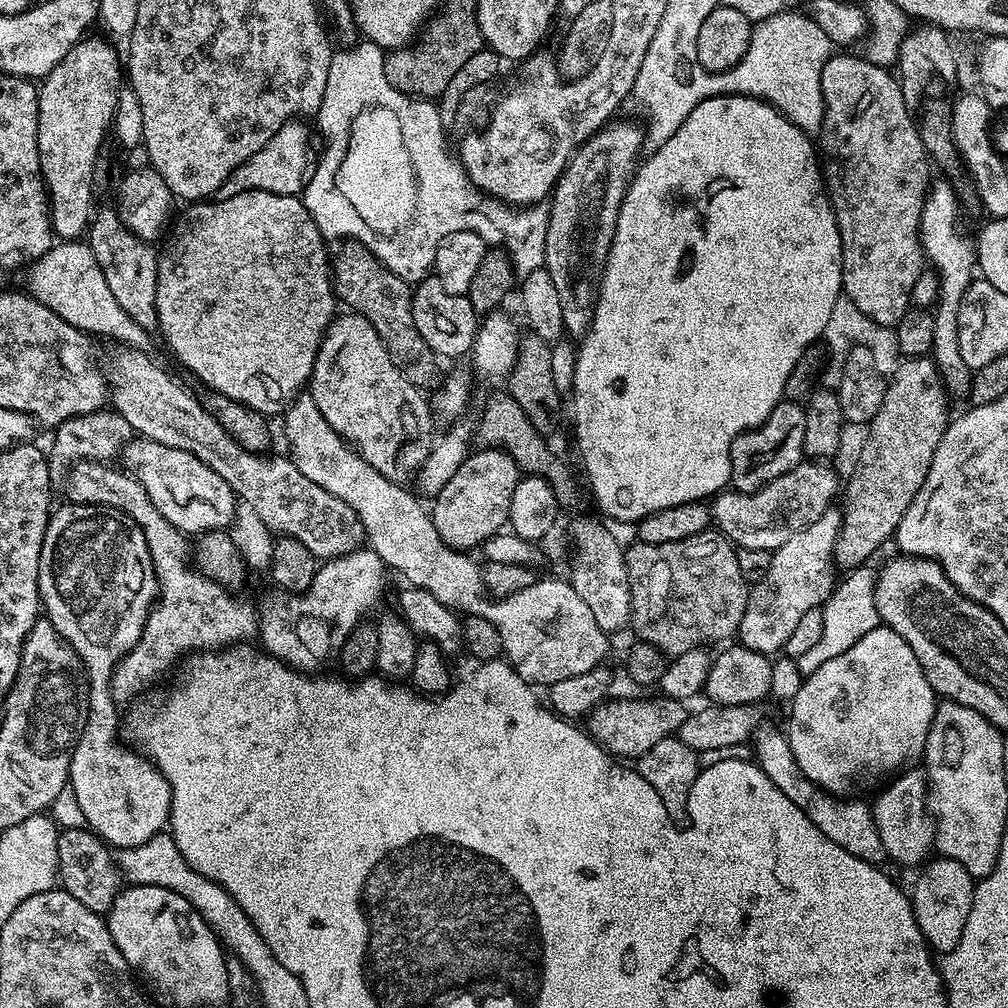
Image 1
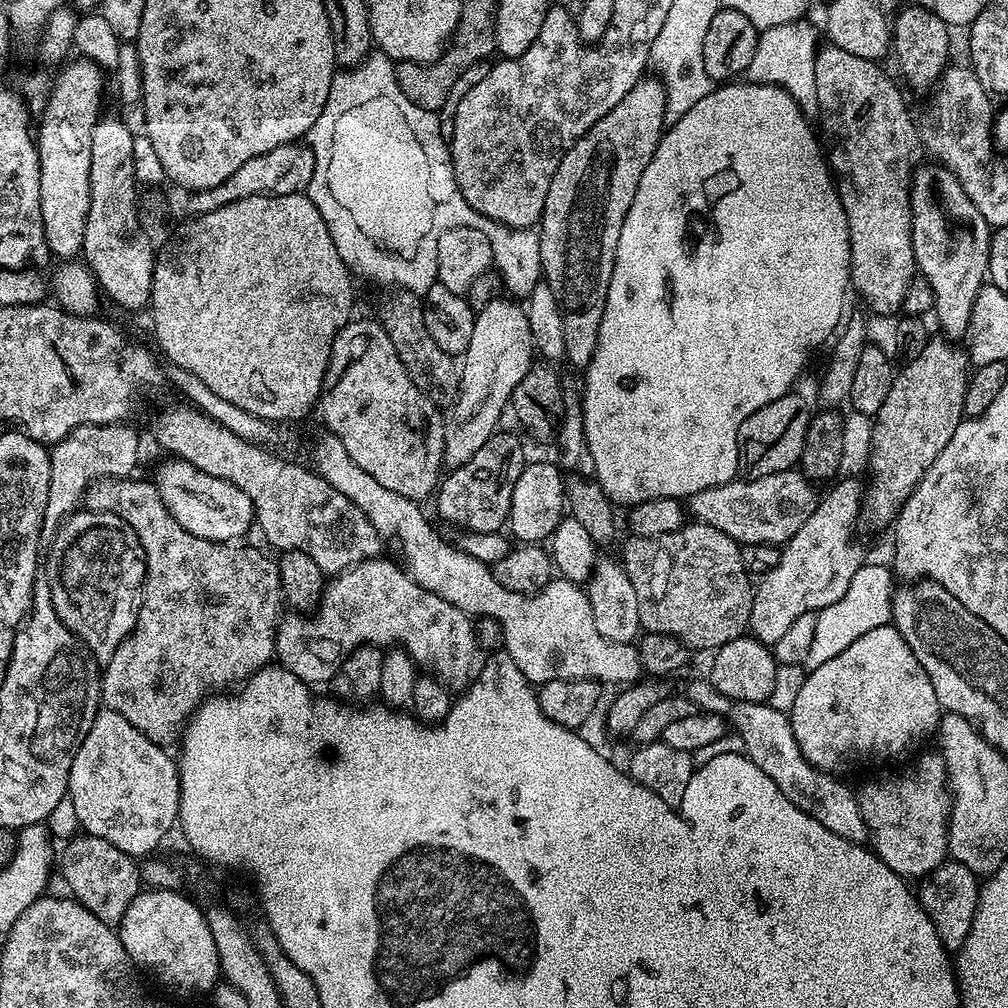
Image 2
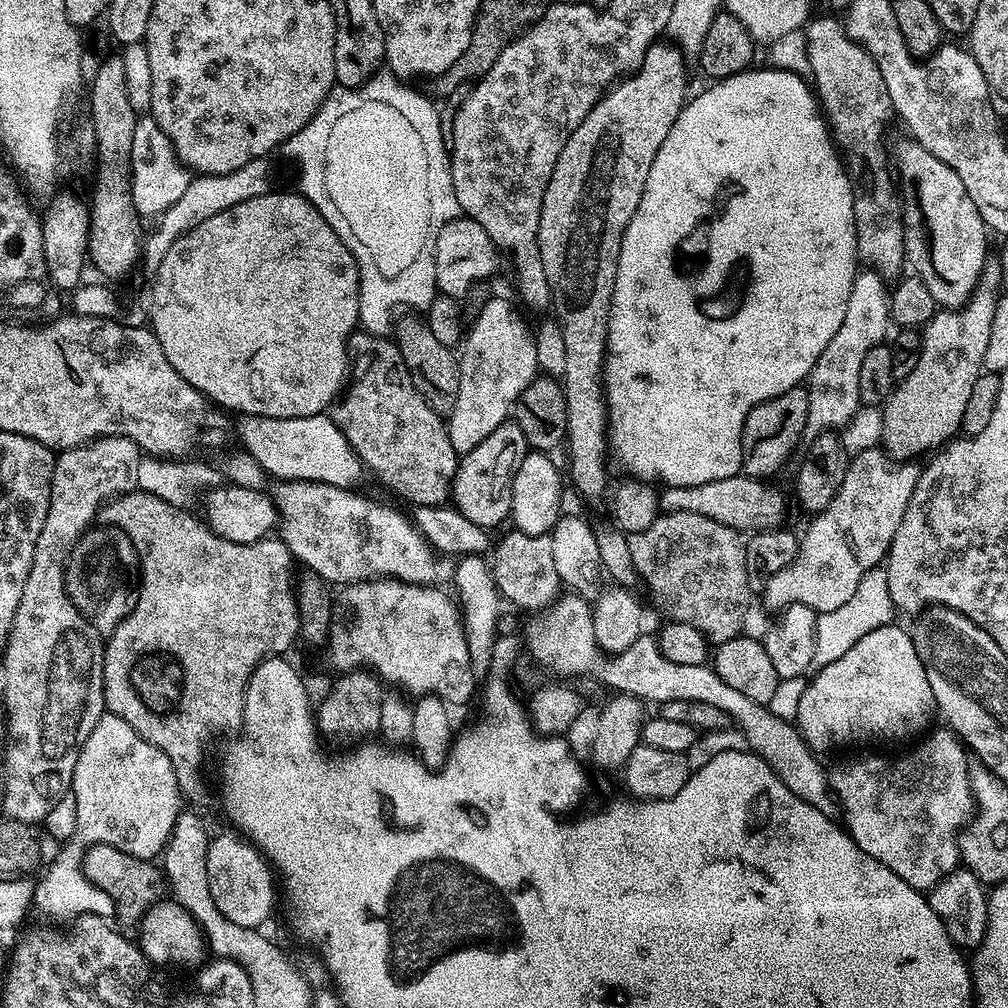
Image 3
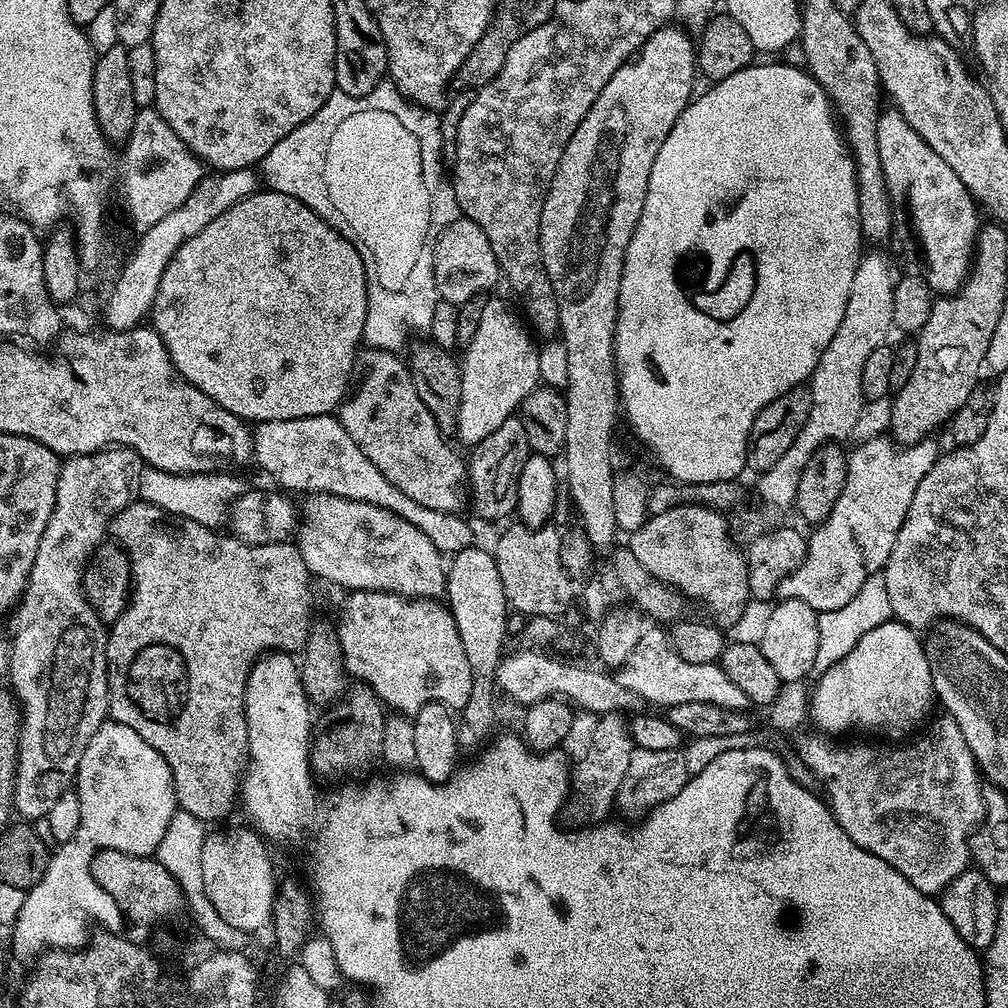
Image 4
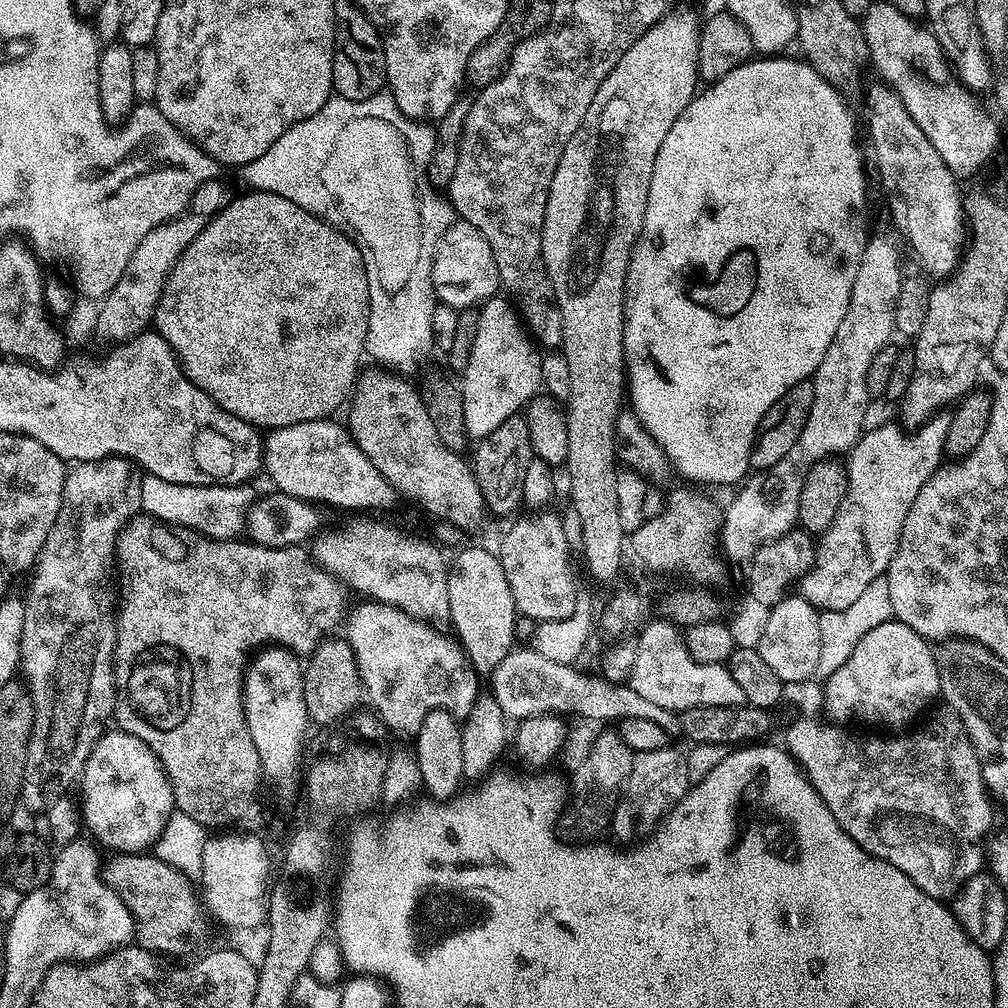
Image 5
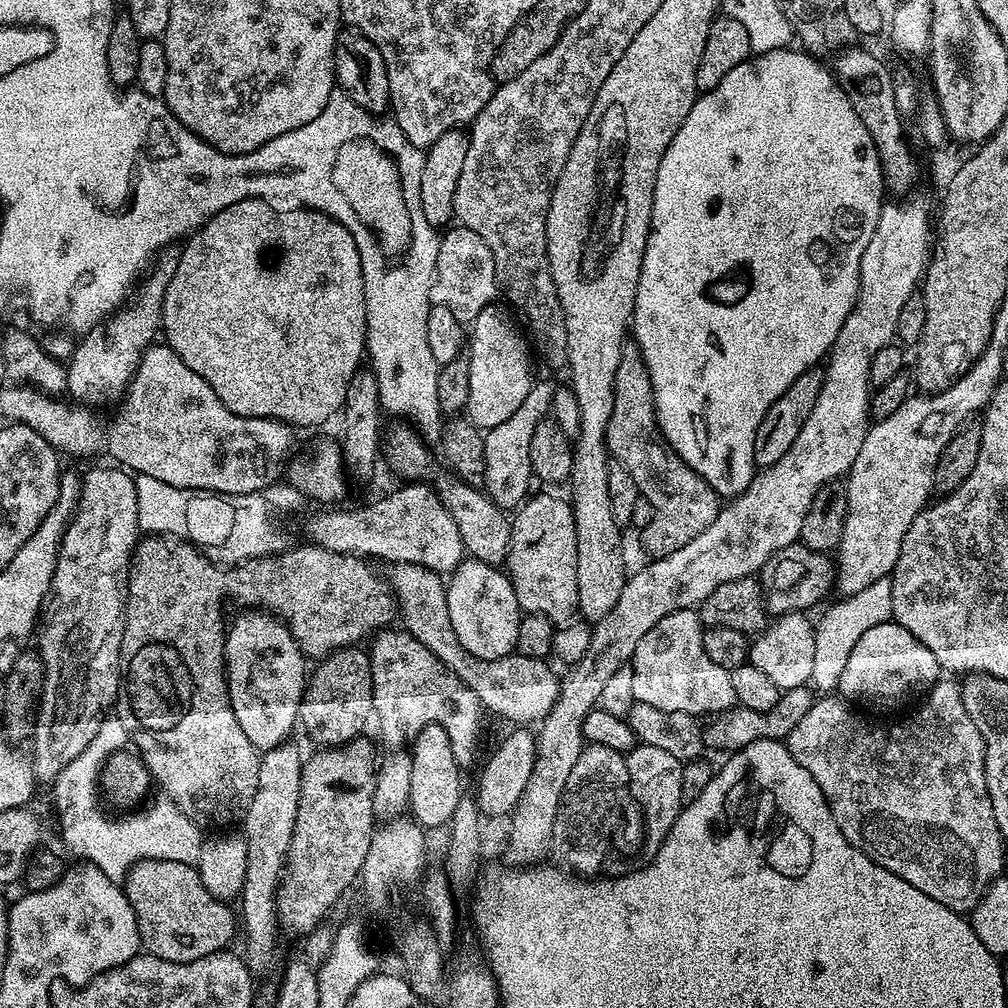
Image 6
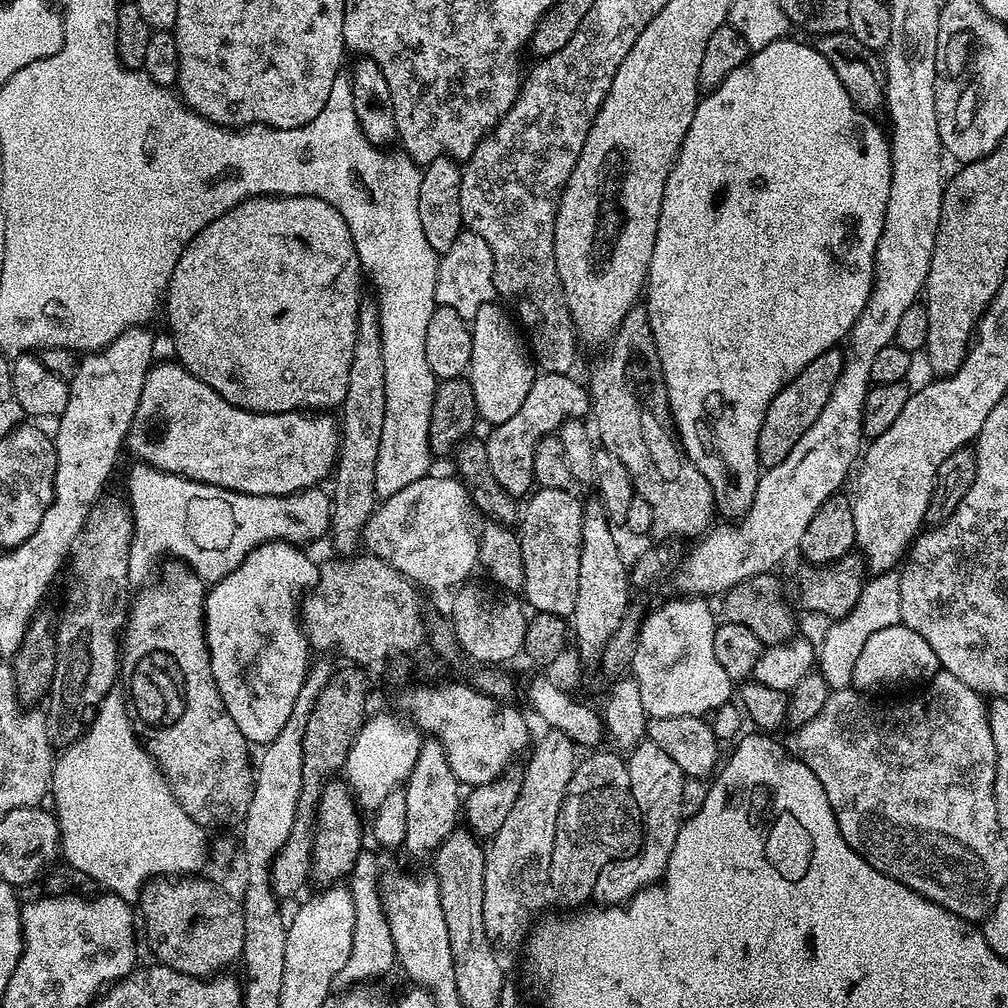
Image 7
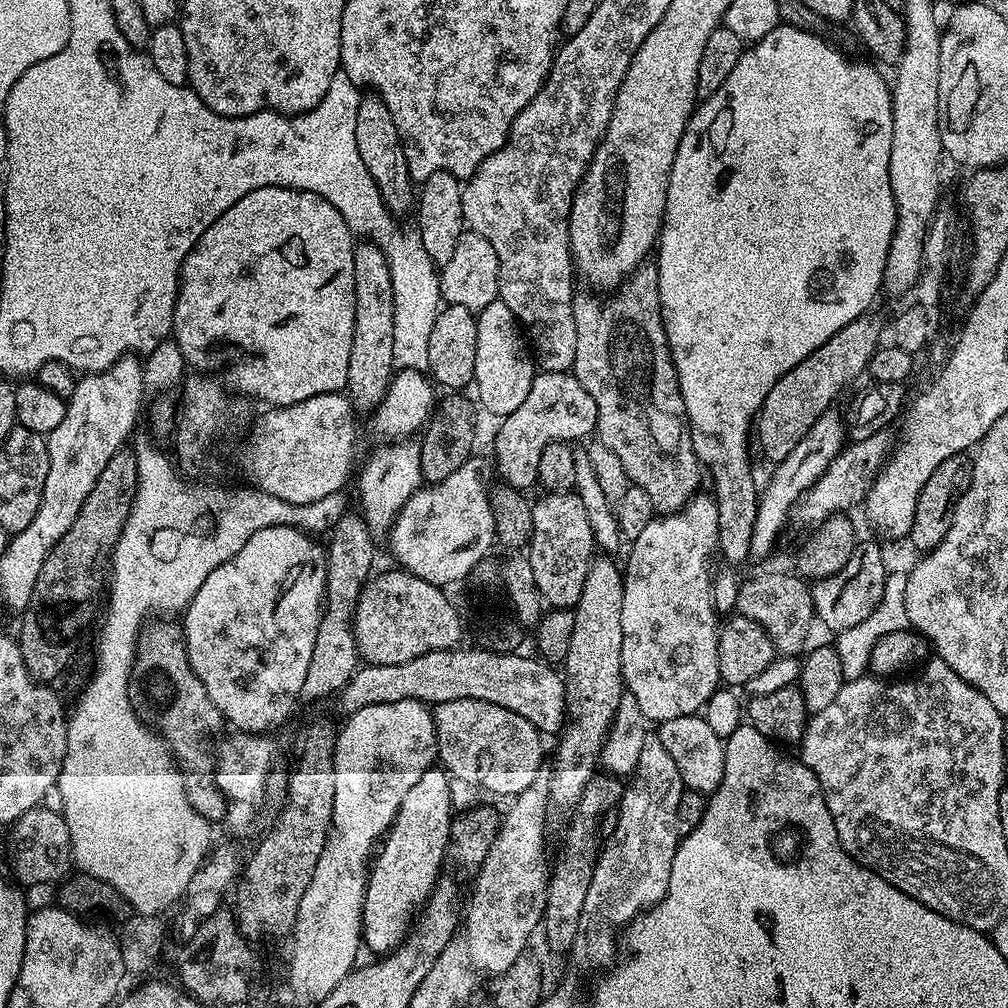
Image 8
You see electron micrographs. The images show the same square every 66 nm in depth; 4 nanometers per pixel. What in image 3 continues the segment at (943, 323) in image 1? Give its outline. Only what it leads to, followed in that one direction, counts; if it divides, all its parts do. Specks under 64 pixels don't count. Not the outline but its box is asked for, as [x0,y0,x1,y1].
[896,143,988,310]

